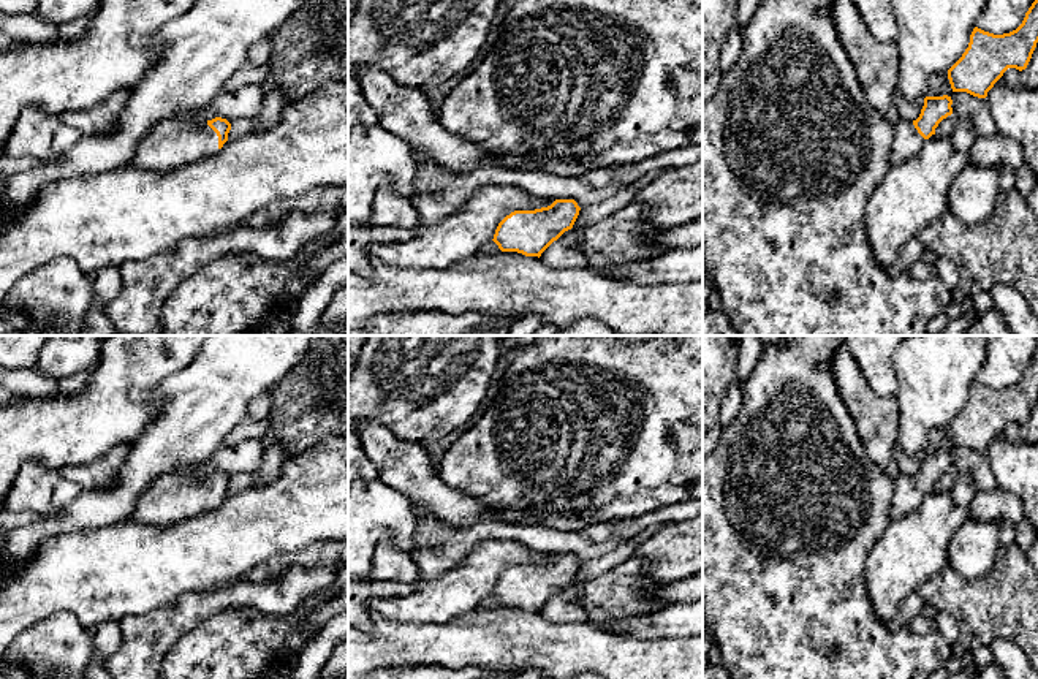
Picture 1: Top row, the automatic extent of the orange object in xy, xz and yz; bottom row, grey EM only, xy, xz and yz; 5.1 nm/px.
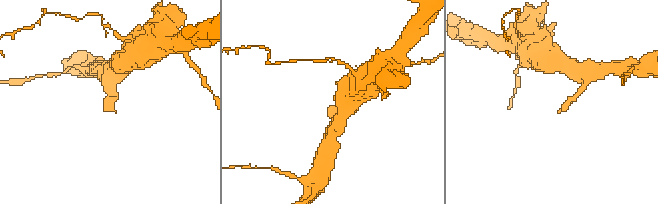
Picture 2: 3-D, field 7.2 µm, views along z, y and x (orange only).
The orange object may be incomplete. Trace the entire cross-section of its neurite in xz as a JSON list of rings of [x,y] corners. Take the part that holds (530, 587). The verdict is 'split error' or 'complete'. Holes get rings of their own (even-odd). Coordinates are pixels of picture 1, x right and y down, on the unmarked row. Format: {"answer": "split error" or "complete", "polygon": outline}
{"answer": "complete", "polygon": [[[555,554],[535,565],[514,565],[498,578],[492,595],[502,606],[540,613],[554,595],[573,582],[579,565],[574,554]]]}

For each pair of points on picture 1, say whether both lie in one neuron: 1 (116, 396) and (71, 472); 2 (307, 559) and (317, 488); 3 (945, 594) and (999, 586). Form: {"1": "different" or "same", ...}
{"1": "different", "2": "different", "3": "same"}

